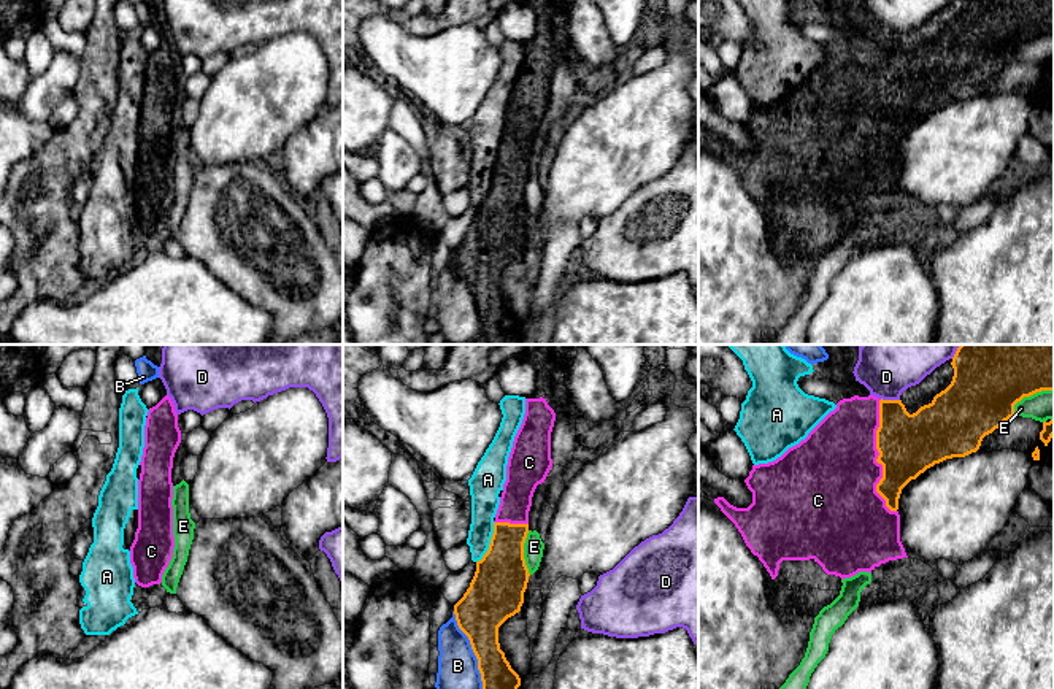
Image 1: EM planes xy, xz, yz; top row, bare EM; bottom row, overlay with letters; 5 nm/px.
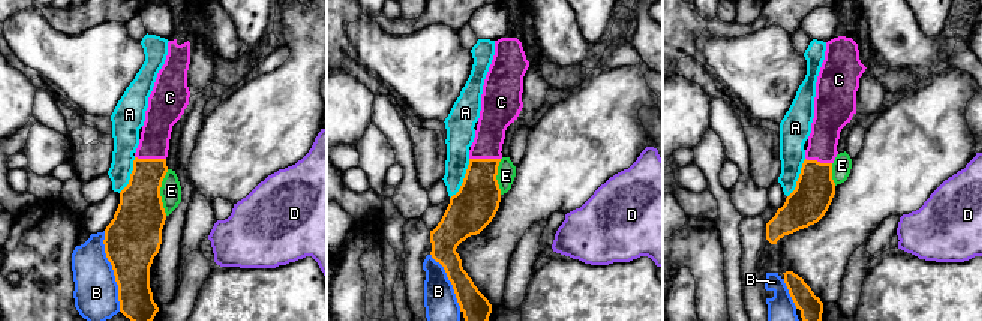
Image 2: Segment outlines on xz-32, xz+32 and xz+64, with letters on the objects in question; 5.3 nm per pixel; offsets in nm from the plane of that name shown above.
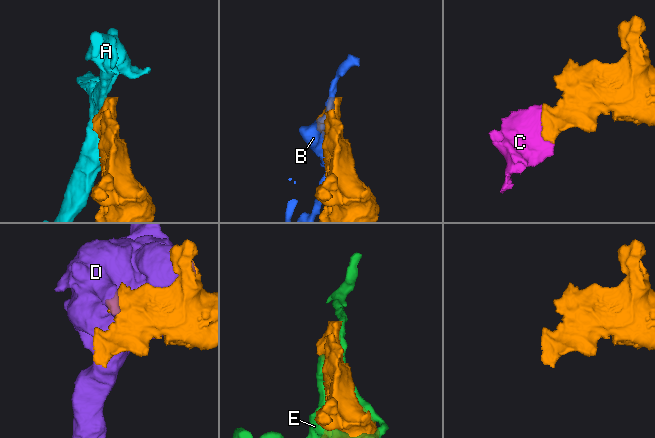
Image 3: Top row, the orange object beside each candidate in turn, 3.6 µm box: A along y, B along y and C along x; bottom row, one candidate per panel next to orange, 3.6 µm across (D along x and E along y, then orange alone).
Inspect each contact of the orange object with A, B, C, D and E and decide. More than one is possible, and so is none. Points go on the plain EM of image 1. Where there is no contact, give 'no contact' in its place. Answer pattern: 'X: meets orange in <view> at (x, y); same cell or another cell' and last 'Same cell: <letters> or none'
A: meets orange in xz at (491, 188); another cell
B: meets orange in xz at (473, 296); another cell
C: meets orange in yz at (878, 102); same cell
D: meets orange in yz at (889, 45); another cell
E: meets orange in xz at (523, 197); another cell
Same cell: C

